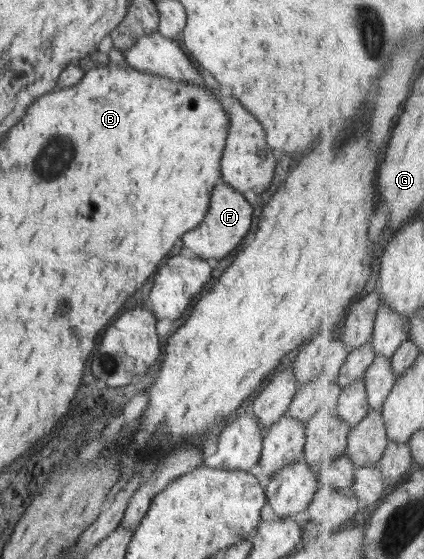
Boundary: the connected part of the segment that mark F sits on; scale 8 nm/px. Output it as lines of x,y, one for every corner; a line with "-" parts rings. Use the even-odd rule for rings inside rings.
215,186
213,190
213,196
211,196
211,206
209,206
209,212
205,216
205,219
193,232
187,232
183,236
183,244
195,252
197,257
203,259
216,258
221,260
225,258
227,254
231,254
237,244
242,244
248,238
248,232
251,228
251,218
253,214
253,208
251,204
239,192
235,192
233,188
229,186

